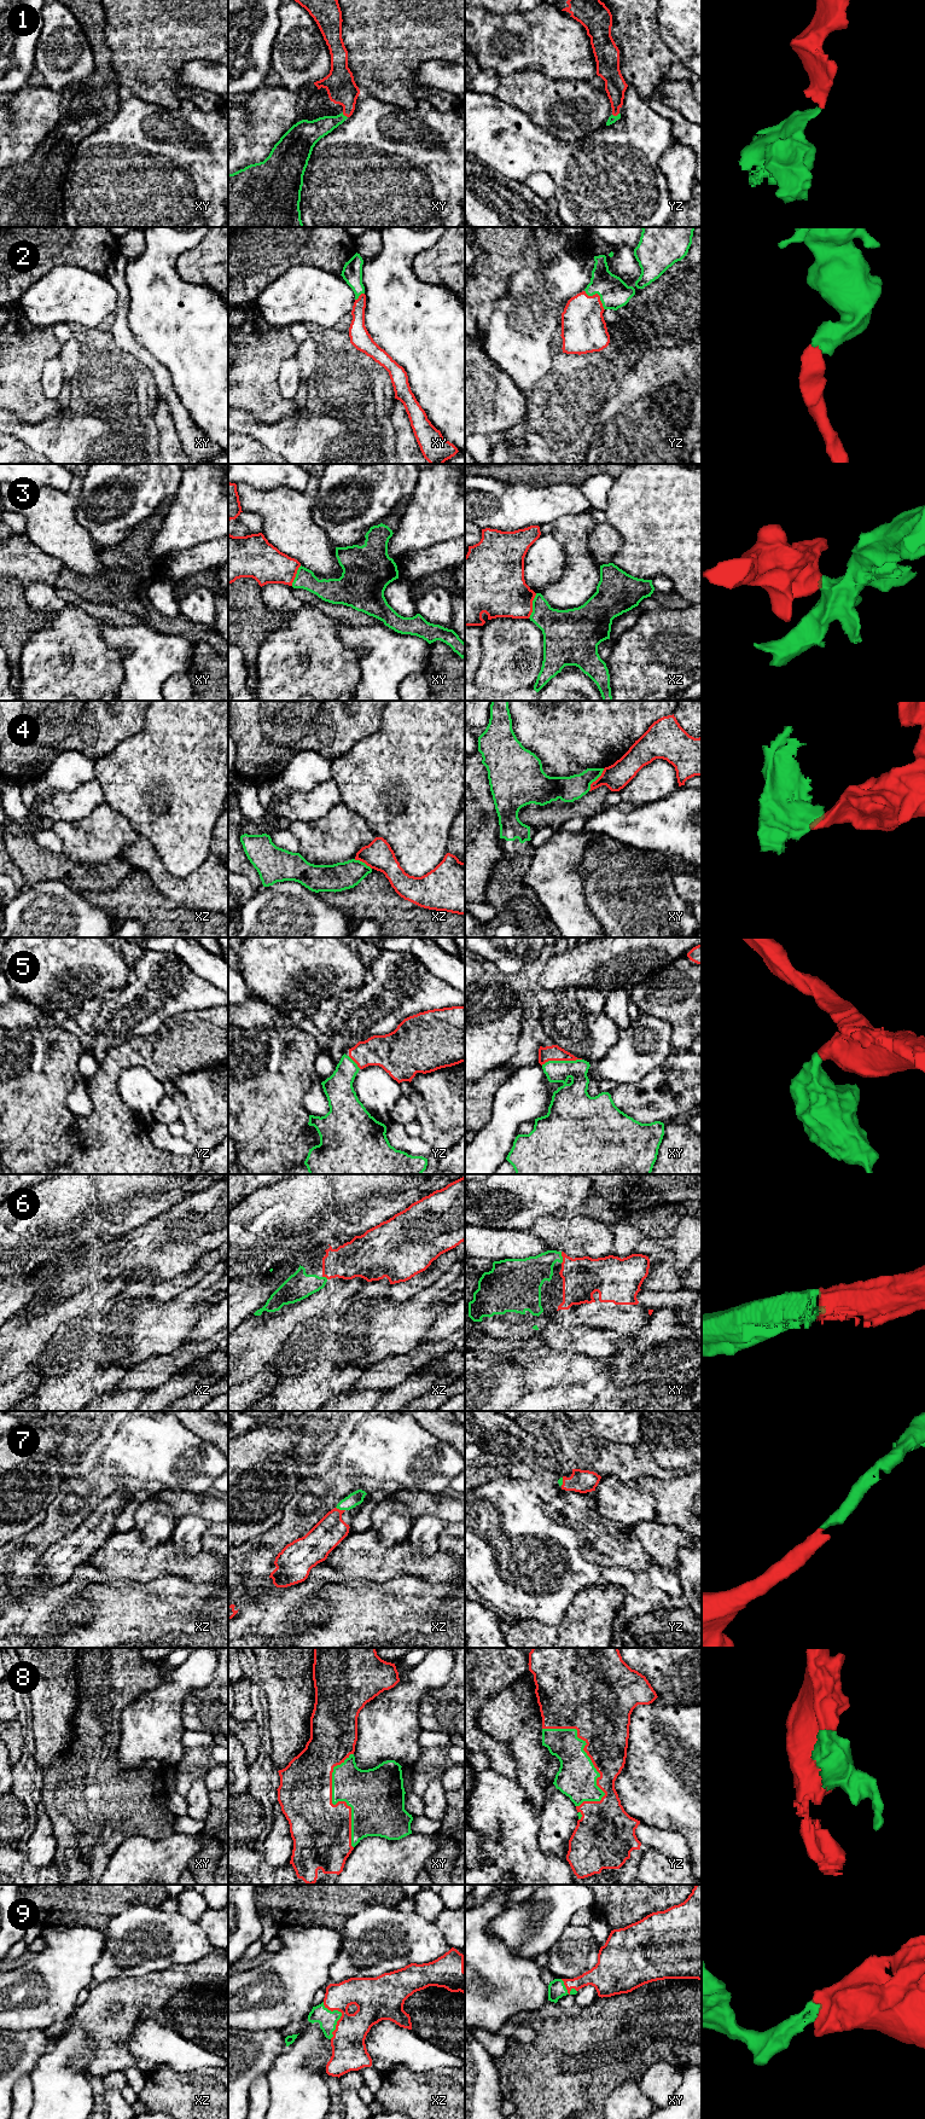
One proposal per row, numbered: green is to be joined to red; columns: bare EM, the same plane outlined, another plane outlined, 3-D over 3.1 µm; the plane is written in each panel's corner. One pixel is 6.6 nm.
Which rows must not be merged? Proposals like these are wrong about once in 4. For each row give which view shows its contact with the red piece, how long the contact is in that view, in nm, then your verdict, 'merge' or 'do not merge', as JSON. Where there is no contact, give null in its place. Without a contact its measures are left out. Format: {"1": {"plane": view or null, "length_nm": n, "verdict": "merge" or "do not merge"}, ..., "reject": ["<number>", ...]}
{"1": {"plane": "yz", "length_nm": 50, "verdict": "merge"}, "2": {"plane": "yz", "length_nm": 190, "verdict": "merge"}, "3": {"plane": "xz", "length_nm": 180, "verdict": "do not merge"}, "4": {"plane": "xy", "length_nm": 190, "verdict": "do not merge"}, "5": {"plane": "xy", "length_nm": 280, "verdict": "merge"}, "6": {"plane": "xy", "length_nm": 80, "verdict": "merge"}, "7": {"plane": "xz", "length_nm": 70, "verdict": "merge"}, "8": {"plane": "yz", "length_nm": 600, "verdict": "merge"}, "9": {"plane": "xz", "length_nm": 260, "verdict": "merge"}, "reject": ["3", "4"]}

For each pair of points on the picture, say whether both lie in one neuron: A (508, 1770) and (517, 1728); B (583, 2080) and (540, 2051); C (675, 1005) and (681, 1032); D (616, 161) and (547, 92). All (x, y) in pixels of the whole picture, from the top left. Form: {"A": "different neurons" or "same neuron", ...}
{"A": "different neurons", "B": "same neuron", "C": "same neuron", "D": "different neurons"}

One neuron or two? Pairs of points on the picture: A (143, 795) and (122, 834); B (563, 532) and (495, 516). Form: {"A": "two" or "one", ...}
{"A": "two", "B": "two"}

